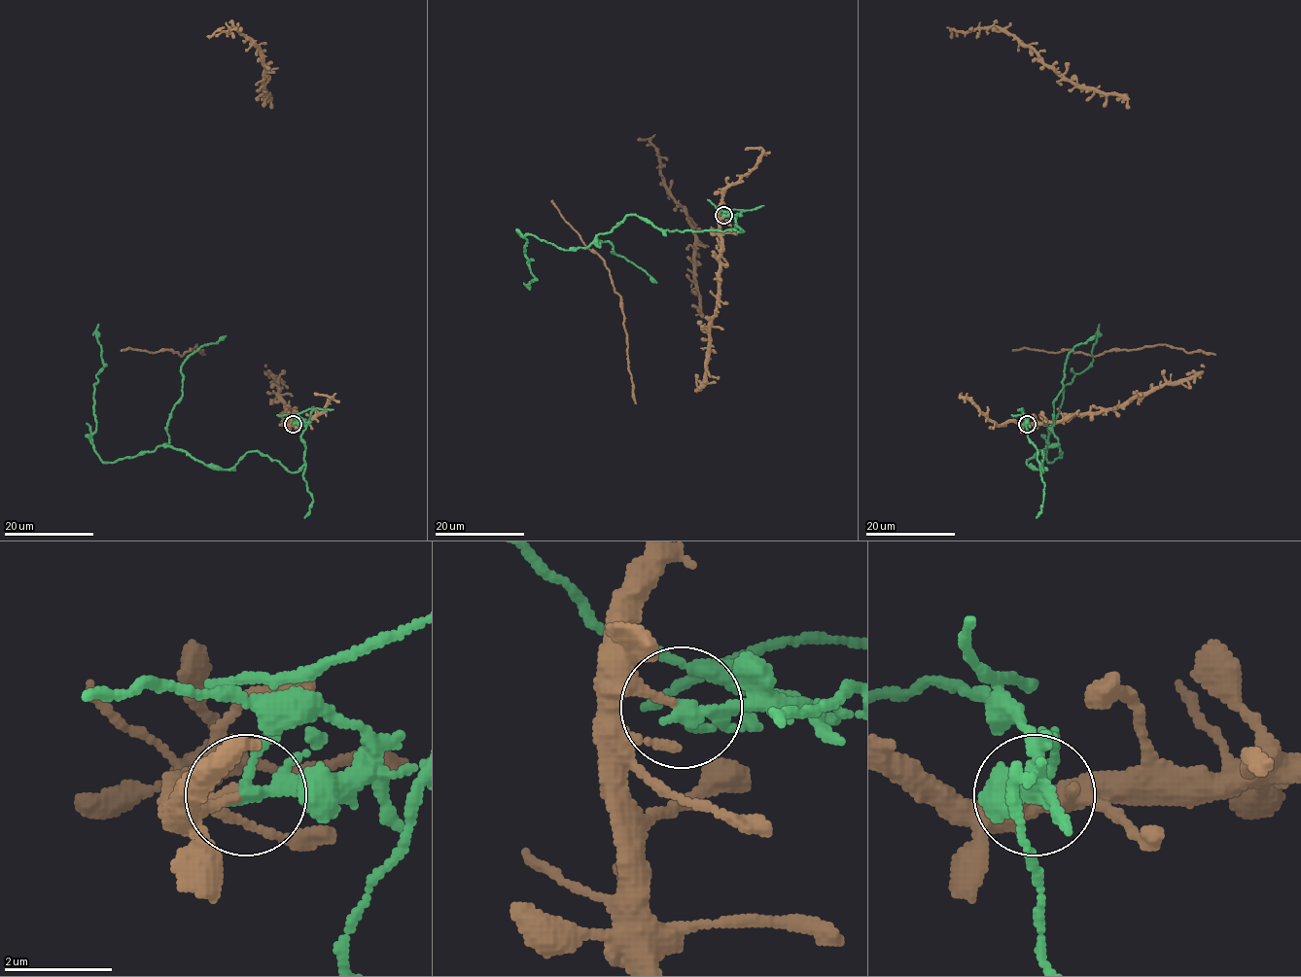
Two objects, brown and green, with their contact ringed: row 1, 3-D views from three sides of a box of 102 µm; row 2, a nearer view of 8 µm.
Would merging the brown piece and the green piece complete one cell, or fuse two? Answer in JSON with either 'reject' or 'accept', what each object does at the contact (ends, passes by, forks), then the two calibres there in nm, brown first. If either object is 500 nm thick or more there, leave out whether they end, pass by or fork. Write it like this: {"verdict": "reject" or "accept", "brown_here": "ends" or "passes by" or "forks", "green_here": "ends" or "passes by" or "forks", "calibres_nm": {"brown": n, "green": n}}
{"verdict": "reject", "brown_here": "ends", "green_here": "forks", "calibres_nm": {"brown": 180, "green": 190}}

